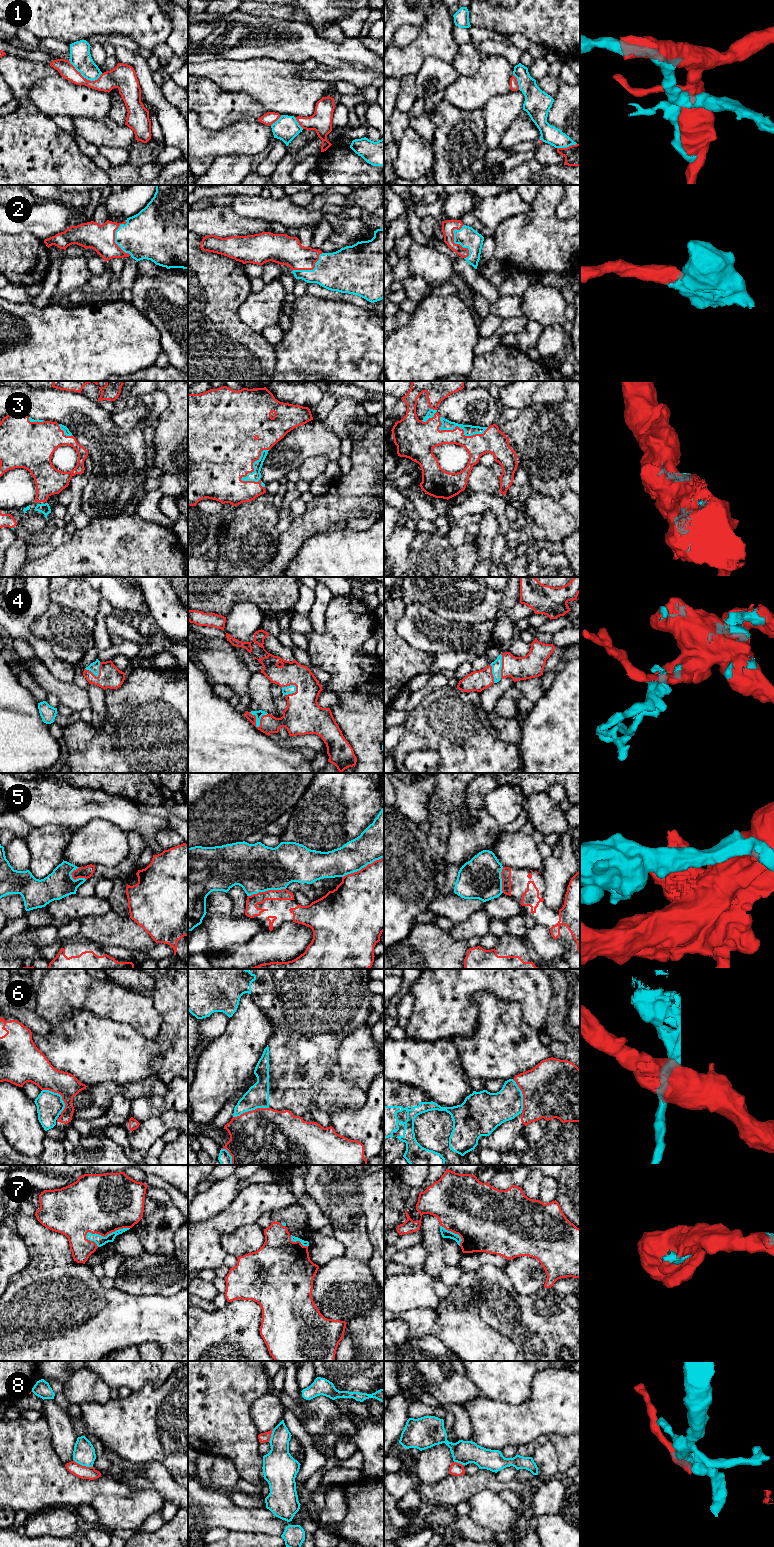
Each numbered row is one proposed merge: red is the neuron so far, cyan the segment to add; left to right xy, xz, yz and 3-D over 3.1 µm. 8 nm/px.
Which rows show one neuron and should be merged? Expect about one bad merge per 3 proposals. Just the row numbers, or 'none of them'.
2, 3, 4, 7

